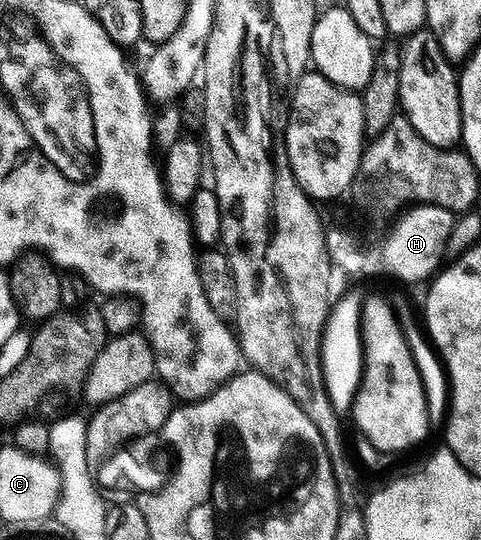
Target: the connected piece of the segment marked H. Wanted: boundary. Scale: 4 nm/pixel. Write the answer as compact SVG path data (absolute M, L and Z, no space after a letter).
M420 203L406 208L388 226L392 227L388 229L387 236L379 247L379 259L383 262L384 269L403 283L426 284L440 270L444 262L443 250L456 218L456 212L432 203Z

